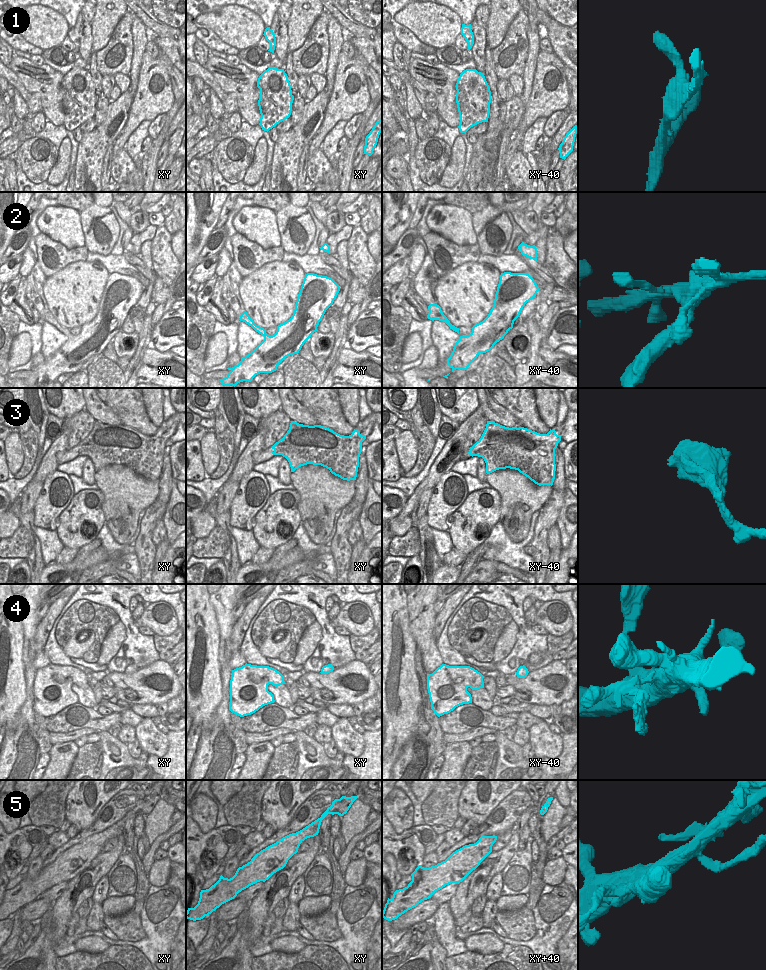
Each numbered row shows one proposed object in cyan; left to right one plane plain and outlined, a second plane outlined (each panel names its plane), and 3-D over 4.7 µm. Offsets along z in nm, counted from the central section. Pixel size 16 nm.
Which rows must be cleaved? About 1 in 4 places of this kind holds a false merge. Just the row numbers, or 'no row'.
3

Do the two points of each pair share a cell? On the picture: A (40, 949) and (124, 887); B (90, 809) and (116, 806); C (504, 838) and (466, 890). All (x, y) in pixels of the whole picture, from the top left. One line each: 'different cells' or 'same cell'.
A: different cells
B: different cells
C: different cells

